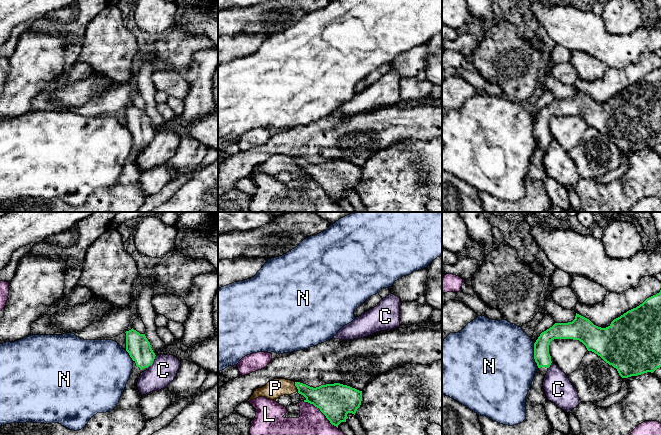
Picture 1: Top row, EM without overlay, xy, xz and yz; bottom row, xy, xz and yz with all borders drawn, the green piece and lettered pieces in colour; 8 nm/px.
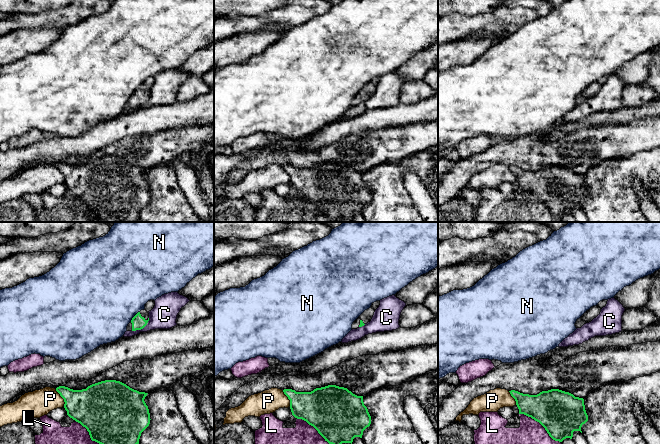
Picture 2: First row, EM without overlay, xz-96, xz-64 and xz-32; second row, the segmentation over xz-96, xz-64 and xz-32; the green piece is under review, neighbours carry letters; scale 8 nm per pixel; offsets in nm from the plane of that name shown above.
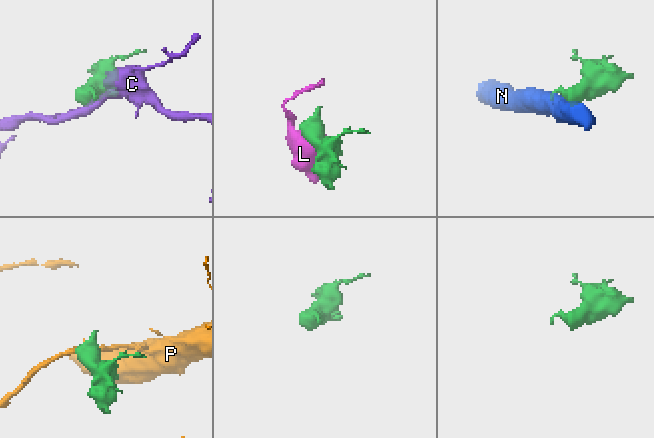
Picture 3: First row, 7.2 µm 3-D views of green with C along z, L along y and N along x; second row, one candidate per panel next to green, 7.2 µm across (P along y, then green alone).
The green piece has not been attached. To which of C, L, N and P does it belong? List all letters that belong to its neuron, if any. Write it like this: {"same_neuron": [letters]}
{"same_neuron": []}

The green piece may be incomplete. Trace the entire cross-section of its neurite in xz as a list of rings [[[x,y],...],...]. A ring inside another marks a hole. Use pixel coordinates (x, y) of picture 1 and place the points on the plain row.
[[[295,158],[295,162],[298,169],[306,174],[304,178],[319,184],[330,199],[337,204],[341,198],[346,198],[348,189],[355,191],[361,181],[362,167],[347,161],[334,159],[313,164]]]

